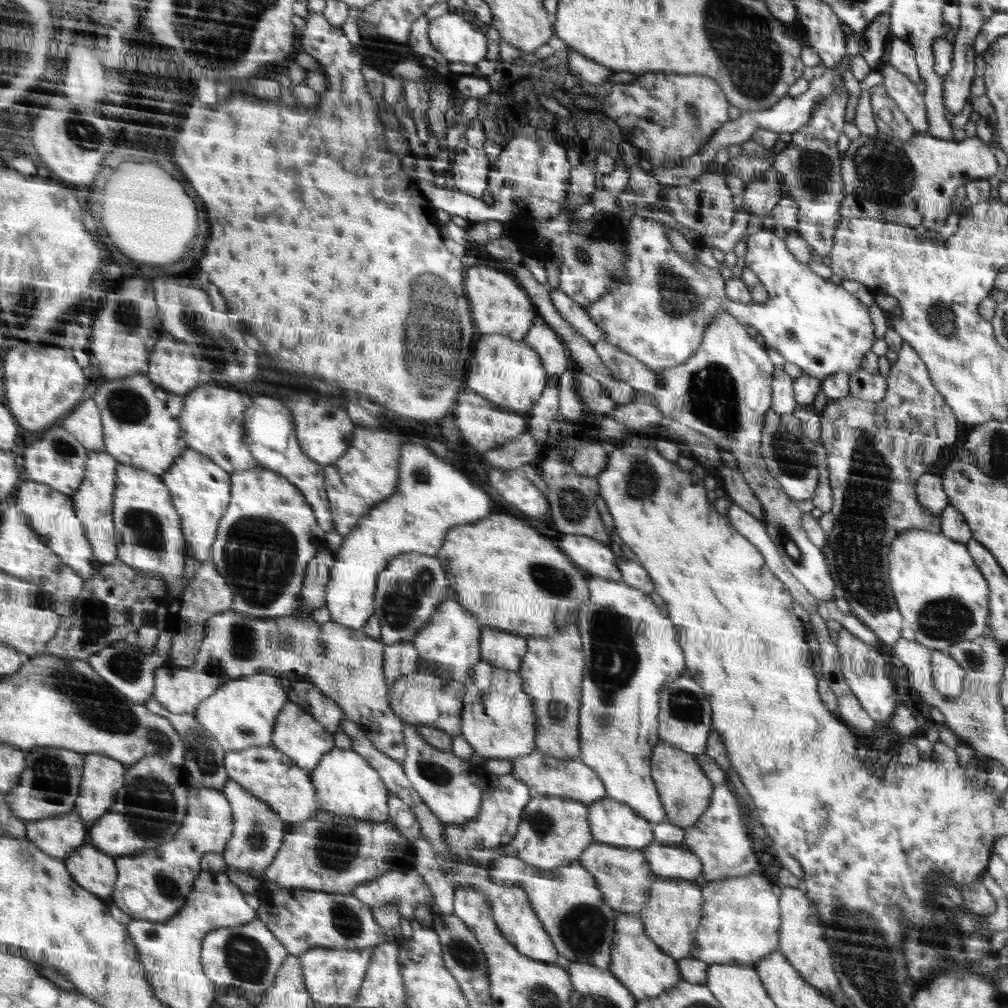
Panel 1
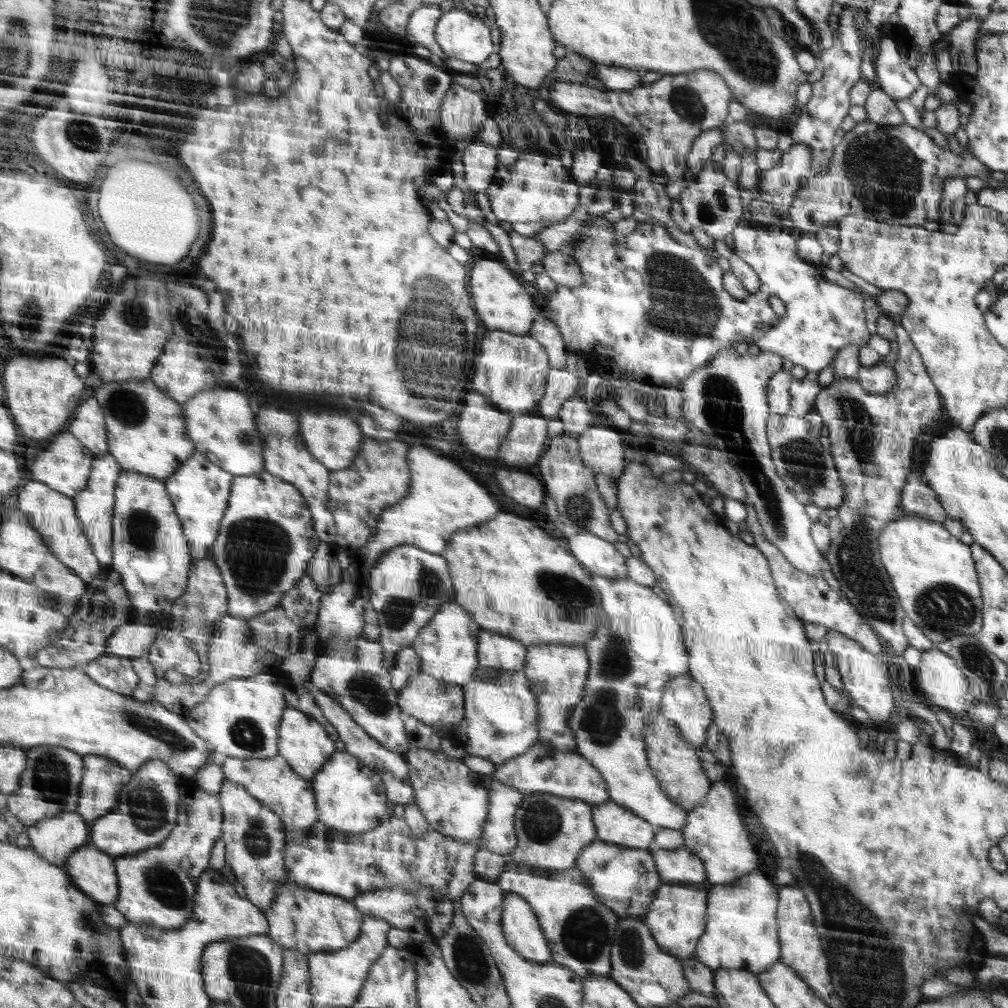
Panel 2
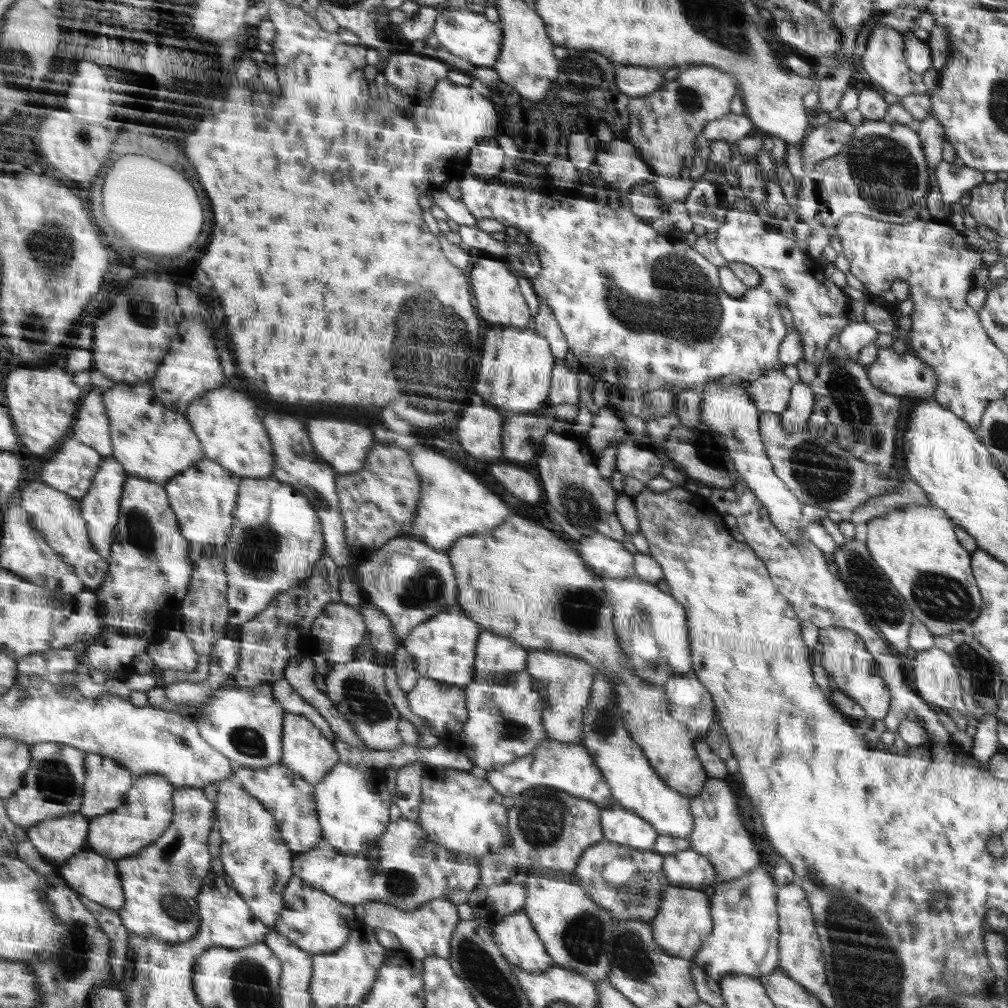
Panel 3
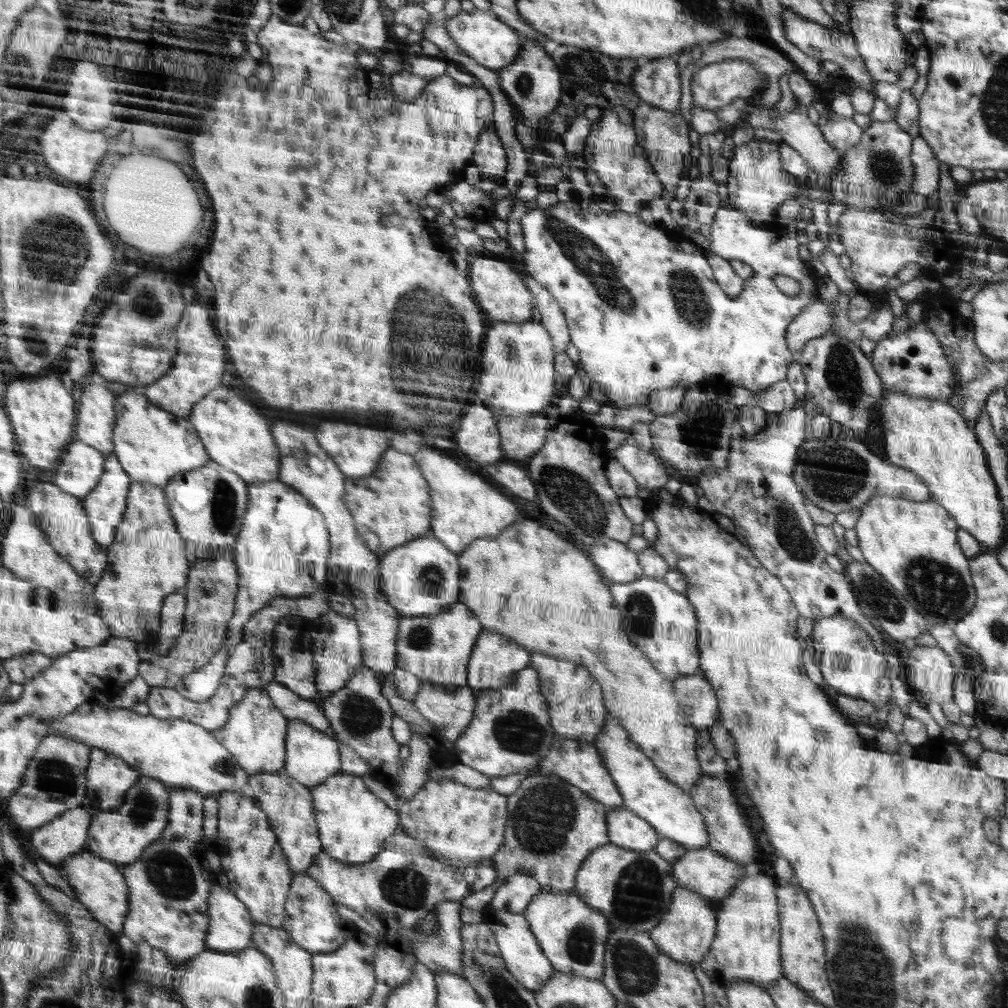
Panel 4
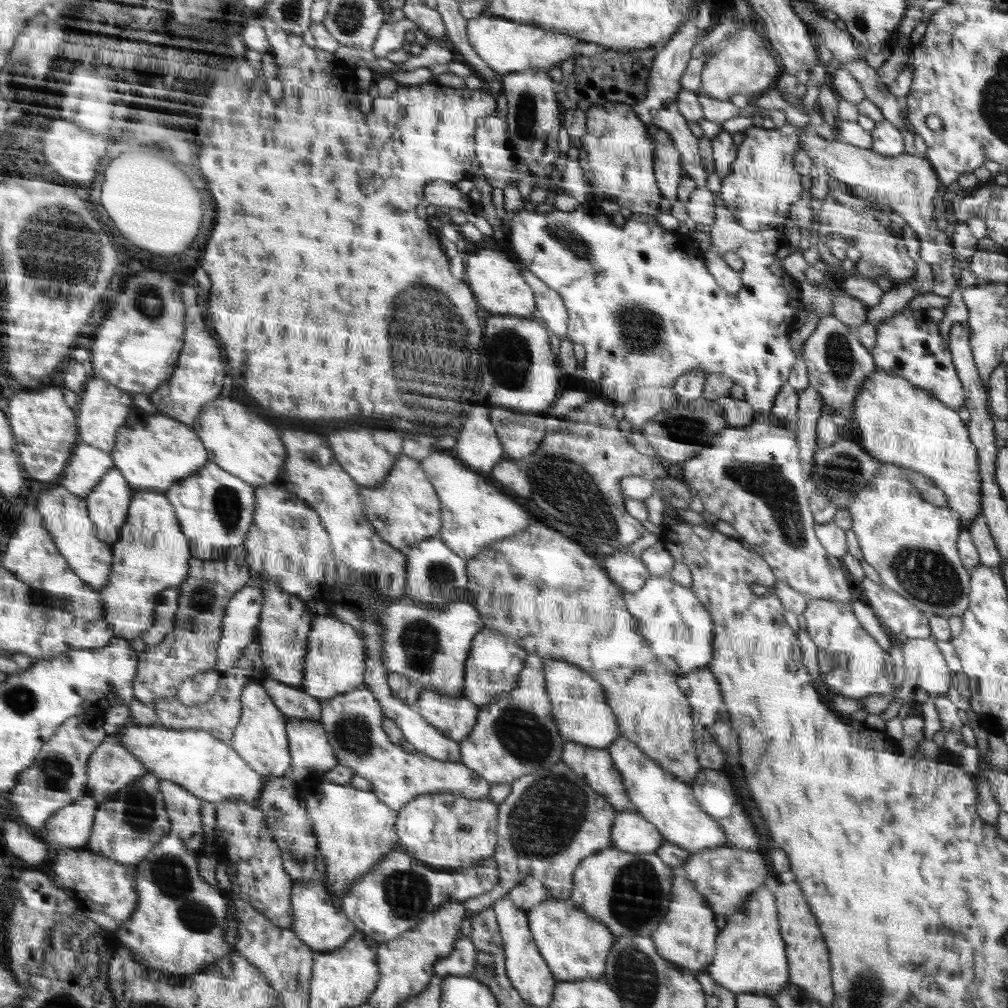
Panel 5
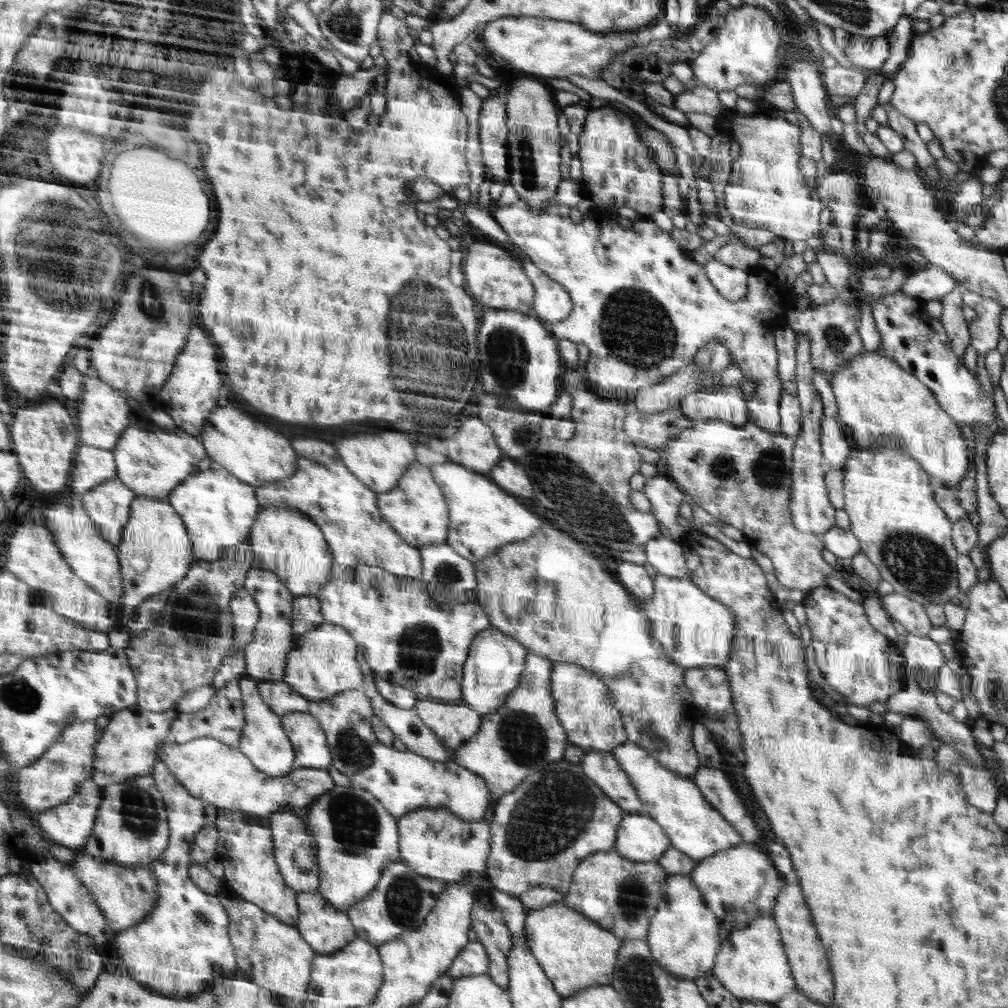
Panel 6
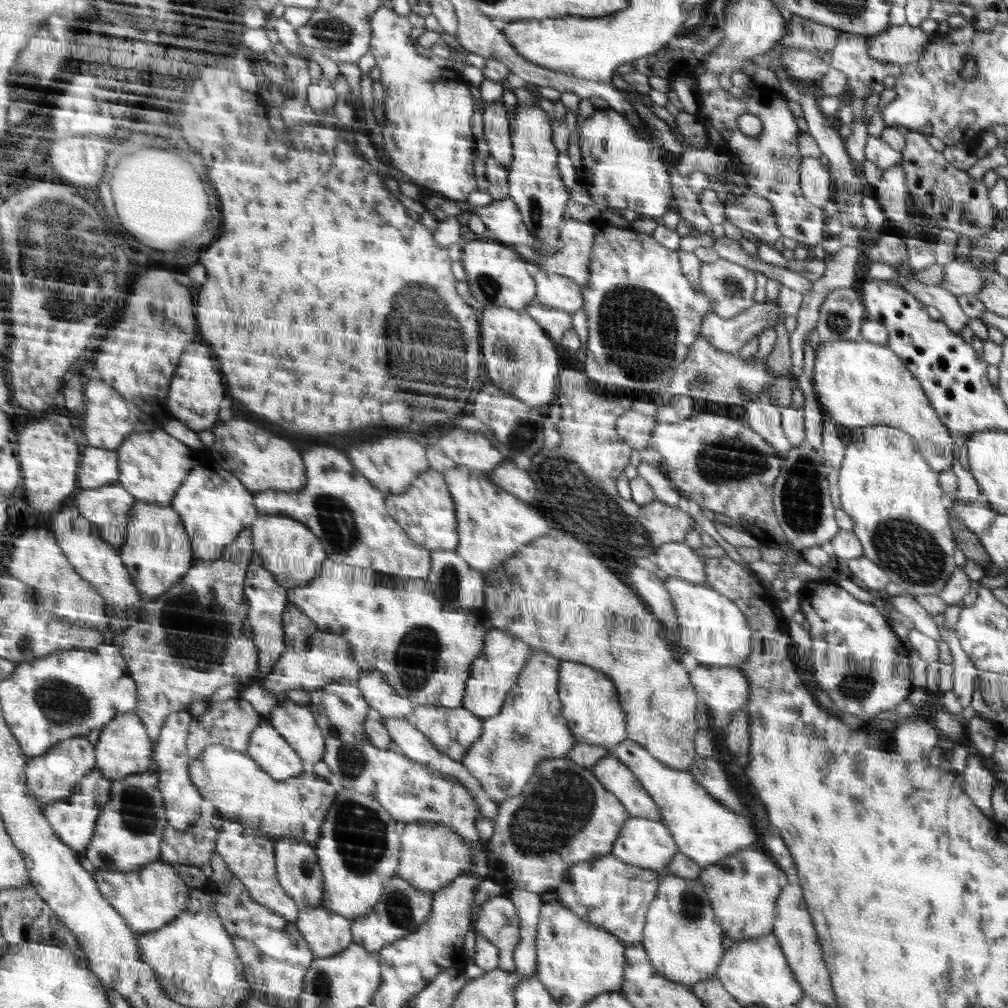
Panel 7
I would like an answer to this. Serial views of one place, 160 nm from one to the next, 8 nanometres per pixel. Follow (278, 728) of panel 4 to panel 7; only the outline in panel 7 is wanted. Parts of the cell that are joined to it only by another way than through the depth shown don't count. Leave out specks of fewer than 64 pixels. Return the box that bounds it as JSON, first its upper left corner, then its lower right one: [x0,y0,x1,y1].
[246,716,308,780]

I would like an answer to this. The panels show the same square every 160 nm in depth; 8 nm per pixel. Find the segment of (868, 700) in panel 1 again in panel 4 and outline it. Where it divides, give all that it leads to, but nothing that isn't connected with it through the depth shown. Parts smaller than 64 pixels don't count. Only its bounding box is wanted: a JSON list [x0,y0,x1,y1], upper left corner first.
[812,615,890,708]

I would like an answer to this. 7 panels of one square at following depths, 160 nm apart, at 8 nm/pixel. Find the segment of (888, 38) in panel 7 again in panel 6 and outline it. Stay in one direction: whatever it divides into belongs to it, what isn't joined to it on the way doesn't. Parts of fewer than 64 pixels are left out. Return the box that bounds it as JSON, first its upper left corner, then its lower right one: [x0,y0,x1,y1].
[843,35,890,72]

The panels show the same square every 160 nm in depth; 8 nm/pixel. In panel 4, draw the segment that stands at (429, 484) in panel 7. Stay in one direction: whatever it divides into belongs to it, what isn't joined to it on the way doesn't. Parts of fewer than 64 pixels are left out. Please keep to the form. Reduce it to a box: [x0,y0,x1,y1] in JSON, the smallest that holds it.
[348,447,434,556]

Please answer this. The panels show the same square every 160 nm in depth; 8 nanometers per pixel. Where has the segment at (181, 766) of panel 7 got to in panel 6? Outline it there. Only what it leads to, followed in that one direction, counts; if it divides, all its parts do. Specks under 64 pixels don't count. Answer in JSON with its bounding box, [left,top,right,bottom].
[117,760,239,999]

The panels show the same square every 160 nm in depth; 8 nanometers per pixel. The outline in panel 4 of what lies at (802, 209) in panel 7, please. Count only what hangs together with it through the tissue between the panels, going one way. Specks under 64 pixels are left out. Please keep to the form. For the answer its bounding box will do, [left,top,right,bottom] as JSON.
[725,139,802,226]

